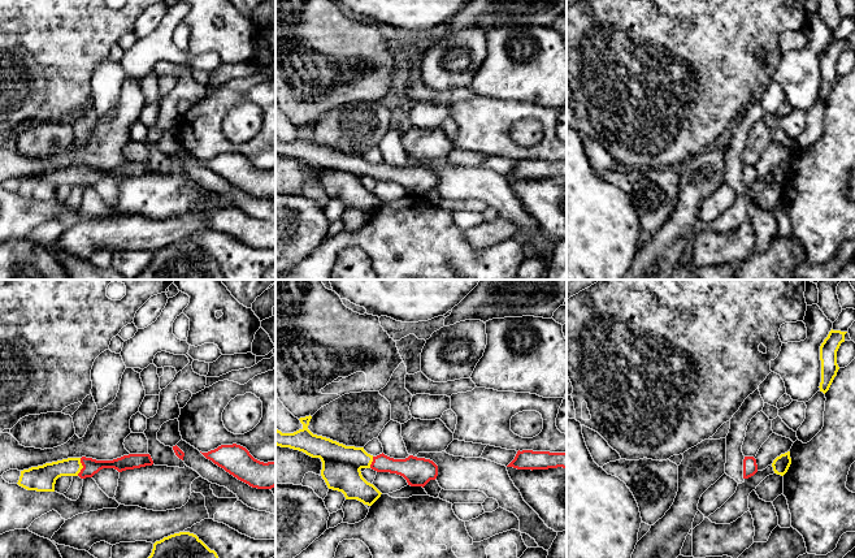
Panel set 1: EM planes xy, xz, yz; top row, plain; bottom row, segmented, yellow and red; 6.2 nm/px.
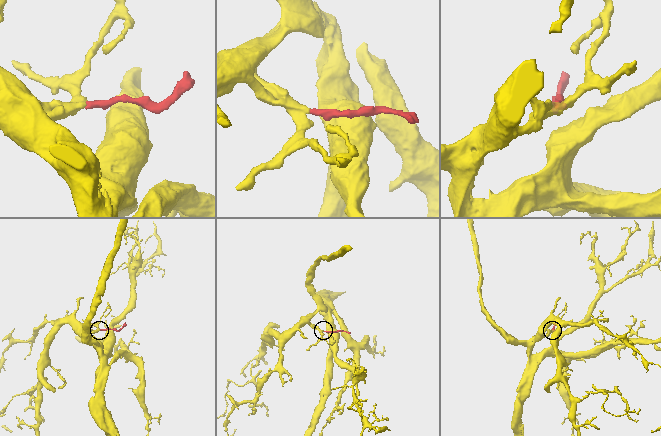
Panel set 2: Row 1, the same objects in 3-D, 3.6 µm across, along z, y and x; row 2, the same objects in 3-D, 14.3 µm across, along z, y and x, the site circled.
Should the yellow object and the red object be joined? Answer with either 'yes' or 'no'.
yes

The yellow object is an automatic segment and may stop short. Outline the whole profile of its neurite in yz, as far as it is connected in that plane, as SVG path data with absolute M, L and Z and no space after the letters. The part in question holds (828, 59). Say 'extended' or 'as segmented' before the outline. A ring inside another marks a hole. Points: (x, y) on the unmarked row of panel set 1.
as segmented | M832 38L820 55L821 91L819 96L824 103L829 99L839 78L837 73L837 60L841 52L845 51L846 42L847 40Z

